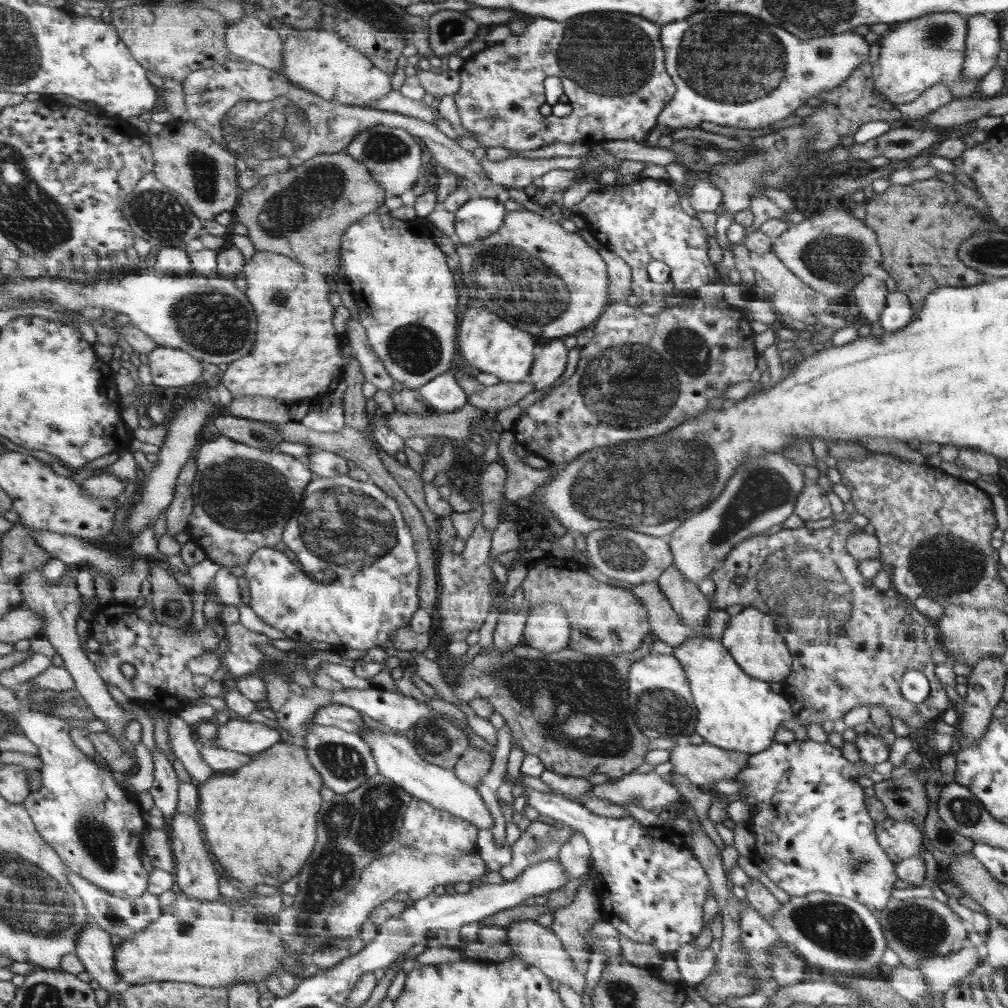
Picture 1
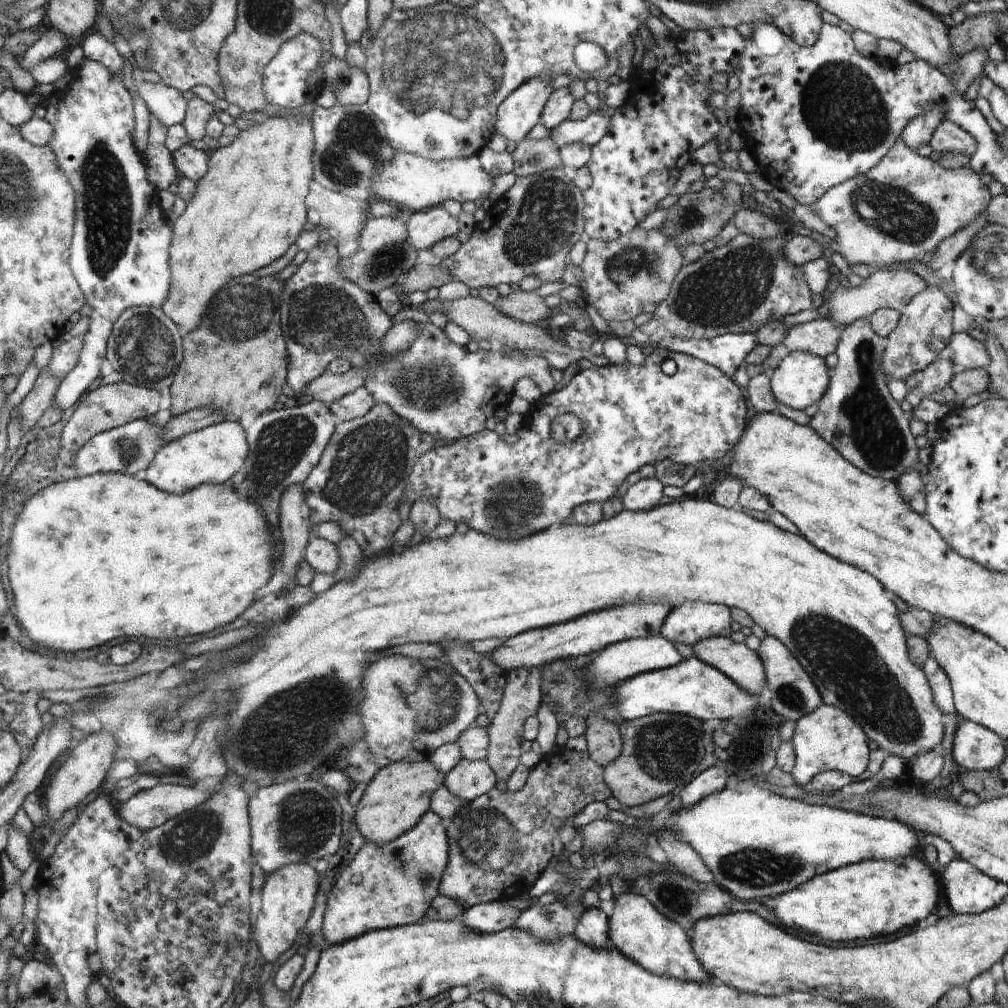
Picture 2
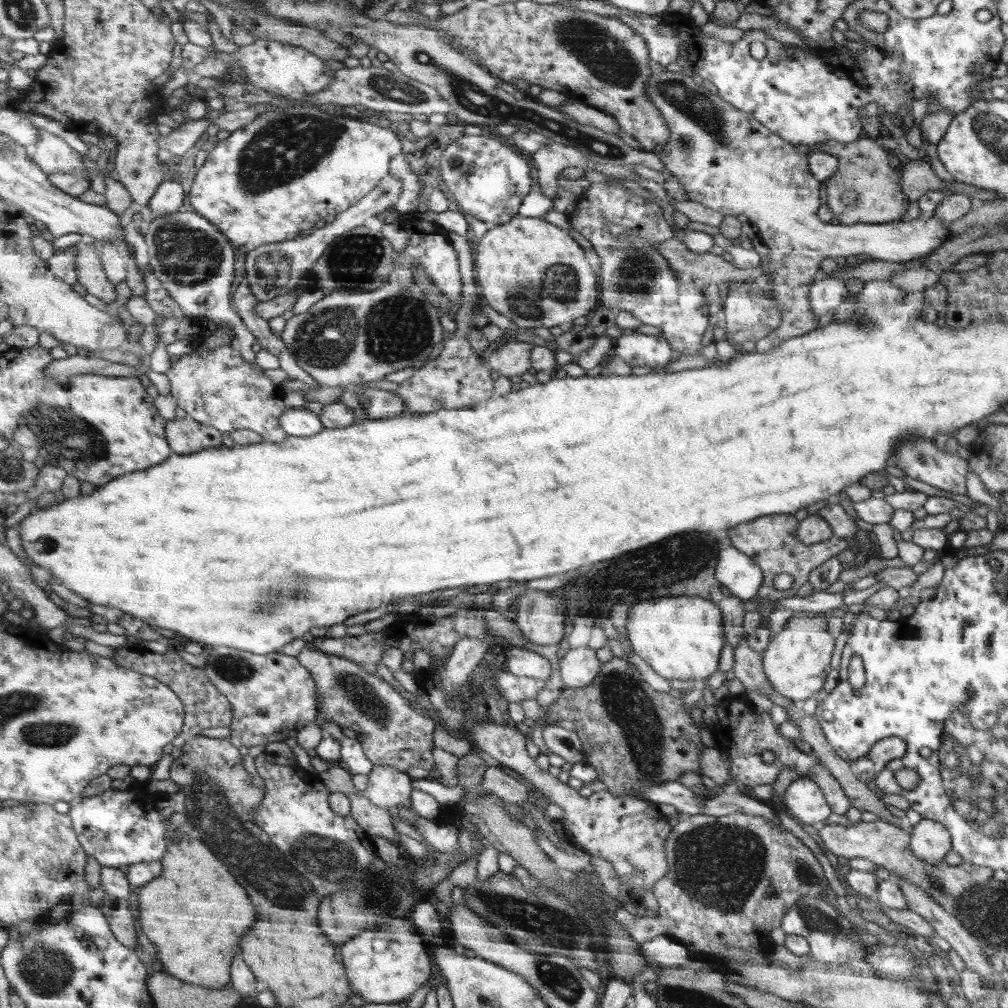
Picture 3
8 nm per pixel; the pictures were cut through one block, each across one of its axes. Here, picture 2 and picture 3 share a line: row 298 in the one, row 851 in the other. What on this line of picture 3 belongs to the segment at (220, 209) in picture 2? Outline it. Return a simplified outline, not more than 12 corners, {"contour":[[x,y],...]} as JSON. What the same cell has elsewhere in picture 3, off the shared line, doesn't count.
{"contour":[[192,835],[139,896],[166,972],[232,984],[256,920],[244,886]]}

